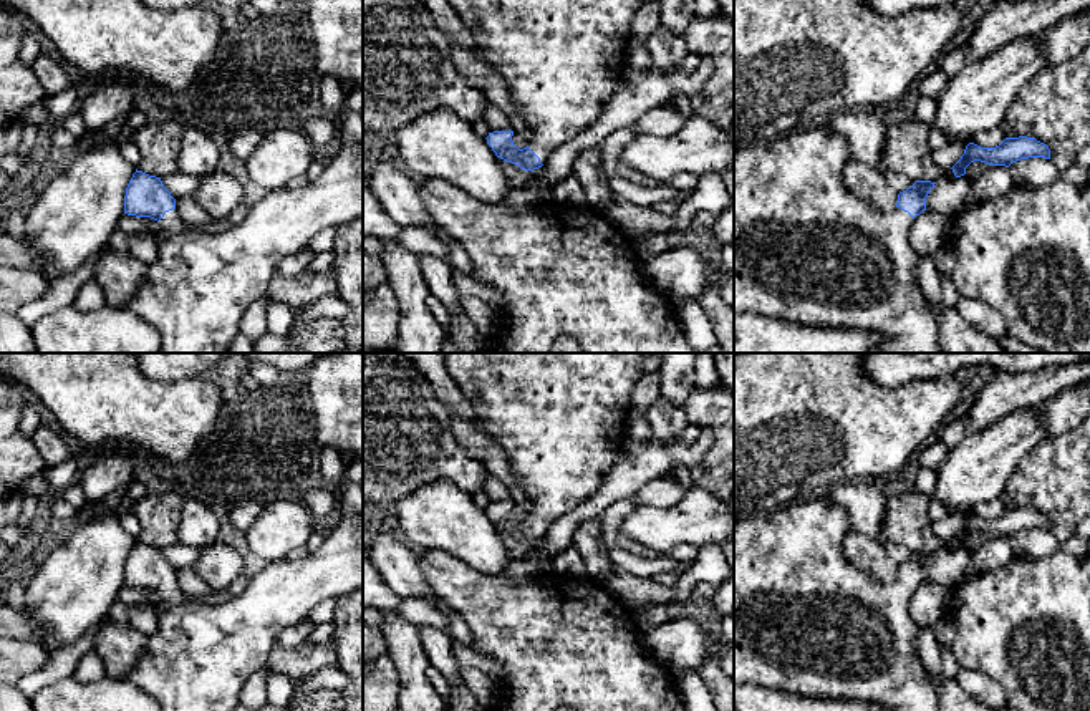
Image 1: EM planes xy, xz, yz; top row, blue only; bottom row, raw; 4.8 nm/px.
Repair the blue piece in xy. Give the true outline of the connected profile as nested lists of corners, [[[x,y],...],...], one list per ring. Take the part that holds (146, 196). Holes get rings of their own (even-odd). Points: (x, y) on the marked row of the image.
[[[363,143],[341,146],[310,184],[268,191],[240,224],[224,232],[195,230],[179,215],[161,177],[137,169],[126,187],[124,214],[159,222],[157,260],[147,265],[126,307],[159,331],[159,353],[229,353],[244,313],[267,297],[280,262],[306,247],[318,232],[363,215]]]

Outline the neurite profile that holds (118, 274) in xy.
[[[108,245],[99,252],[93,278],[103,288],[106,307],[126,308],[146,273],[147,265],[142,260]]]

